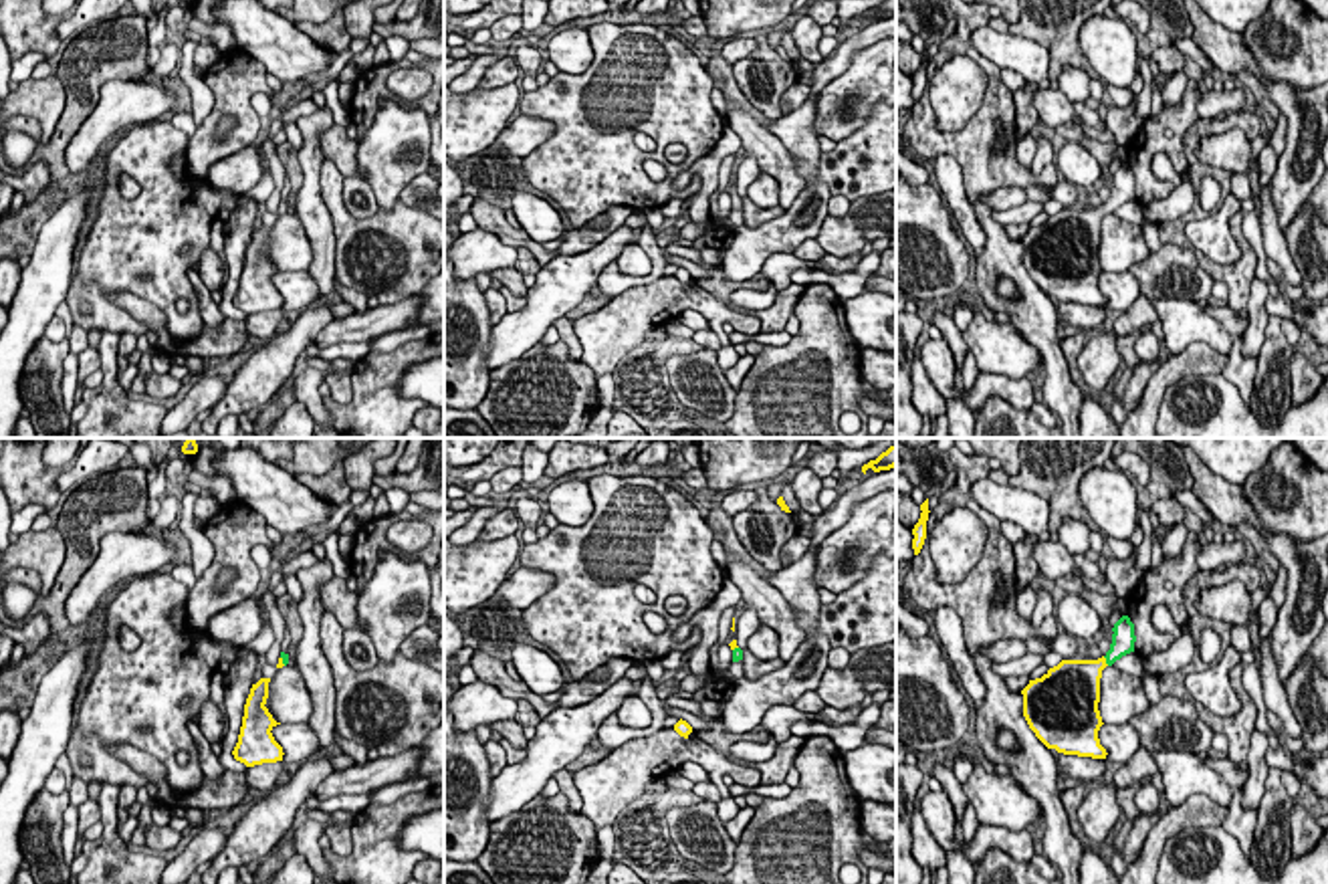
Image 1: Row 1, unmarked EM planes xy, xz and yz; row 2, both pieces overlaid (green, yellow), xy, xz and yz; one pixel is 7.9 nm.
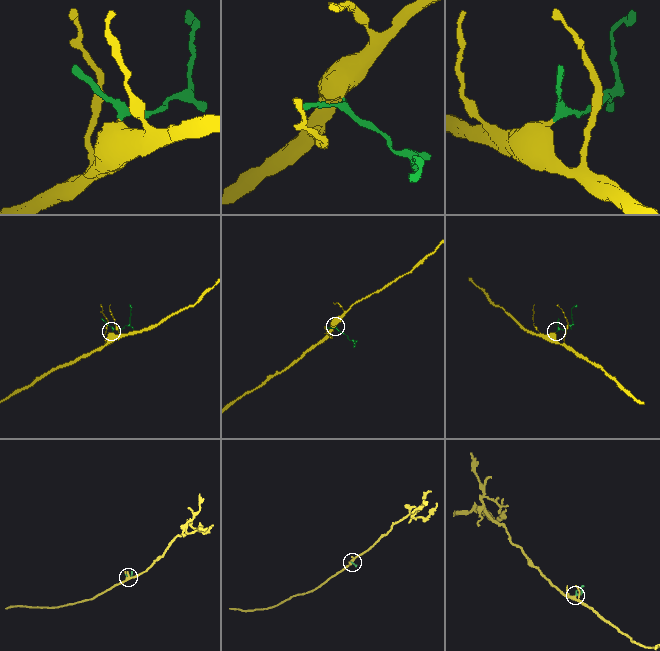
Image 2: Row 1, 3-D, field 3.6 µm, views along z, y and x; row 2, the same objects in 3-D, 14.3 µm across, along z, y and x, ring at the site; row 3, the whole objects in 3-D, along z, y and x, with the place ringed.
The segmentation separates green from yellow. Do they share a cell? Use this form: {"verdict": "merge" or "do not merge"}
{"verdict": "merge"}

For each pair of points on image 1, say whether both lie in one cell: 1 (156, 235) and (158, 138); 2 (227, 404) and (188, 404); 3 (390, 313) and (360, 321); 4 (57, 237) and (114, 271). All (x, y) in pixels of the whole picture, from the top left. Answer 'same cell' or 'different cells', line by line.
1: same cell
2: different cells
3: same cell
4: different cells

